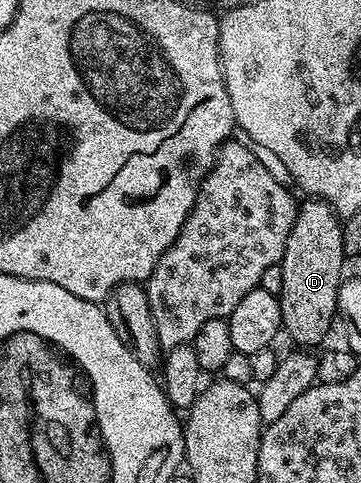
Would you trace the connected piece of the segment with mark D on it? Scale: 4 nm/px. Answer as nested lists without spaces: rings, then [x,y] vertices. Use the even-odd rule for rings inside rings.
[[[308,197],[307,203],[299,206],[293,228],[289,232],[289,240],[285,244],[283,261],[281,263],[281,292],[279,303],[281,304],[281,316],[283,317],[283,330],[296,343],[299,348],[315,348],[326,339],[330,332],[330,326],[337,318],[338,290],[344,280],[342,274],[343,252],[343,224],[340,215],[328,202],[322,202],[319,198]]]

